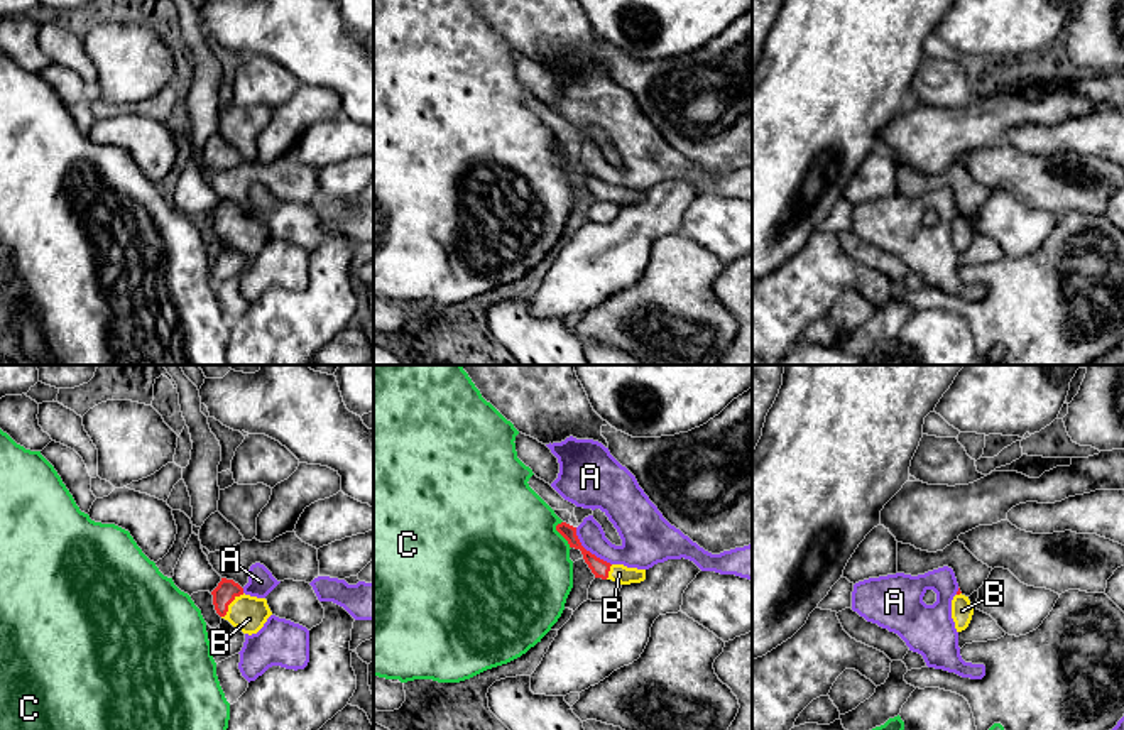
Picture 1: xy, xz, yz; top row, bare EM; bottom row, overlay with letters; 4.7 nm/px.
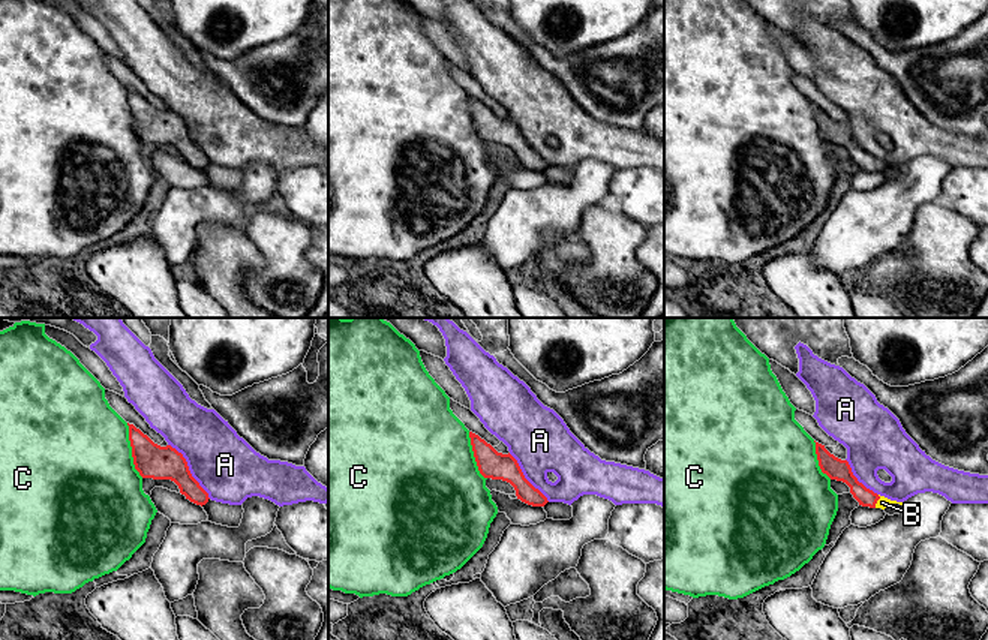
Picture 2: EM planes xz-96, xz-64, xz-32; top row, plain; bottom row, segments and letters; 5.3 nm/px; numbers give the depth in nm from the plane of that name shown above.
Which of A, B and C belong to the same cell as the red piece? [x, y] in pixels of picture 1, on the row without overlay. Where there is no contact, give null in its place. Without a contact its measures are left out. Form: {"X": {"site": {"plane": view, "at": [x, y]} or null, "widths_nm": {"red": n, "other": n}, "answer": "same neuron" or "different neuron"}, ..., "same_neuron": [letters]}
{"A": {"site": {"plane": "xz", "at": [589, 173]}, "widths_nm": {"red": 90, "other": 190}, "answer": "different neuron"}, "B": {"site": {"plane": "xy", "at": [230, 223]}, "widths_nm": {"red": 100, "other": 170}, "answer": "same neuron"}, "C": {"site": {"plane": "xz", "at": [560, 154]}, "widths_nm": {"red": 80, "other": 480}, "answer": "different neuron"}, "same_neuron": ["B"]}

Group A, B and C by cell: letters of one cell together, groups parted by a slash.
A / B / C

